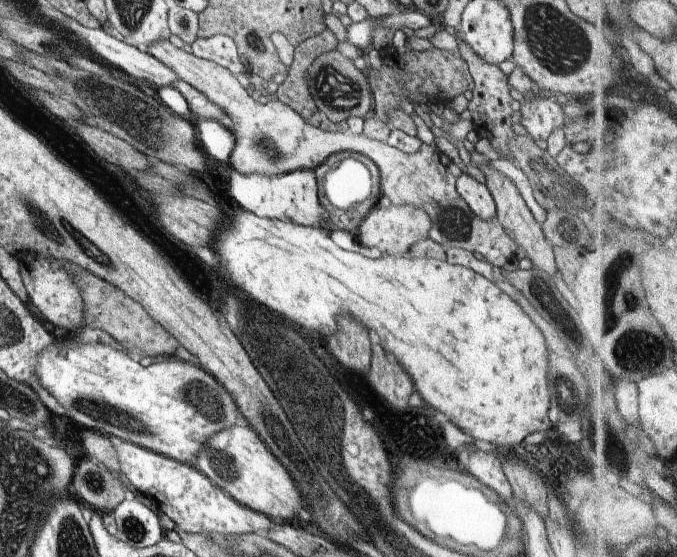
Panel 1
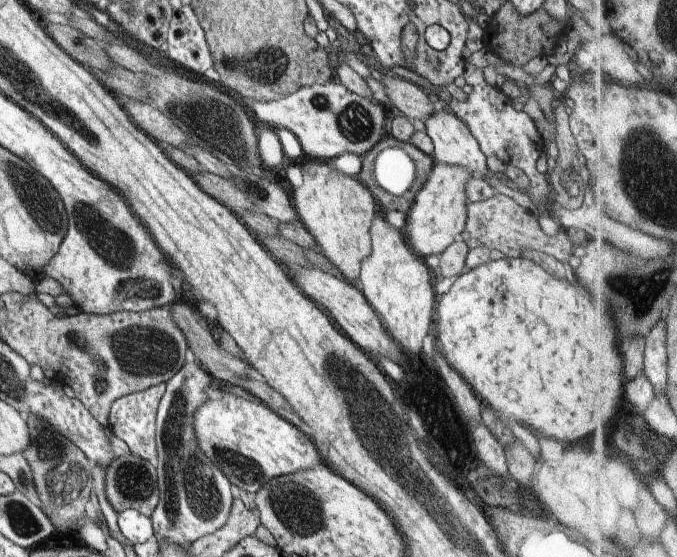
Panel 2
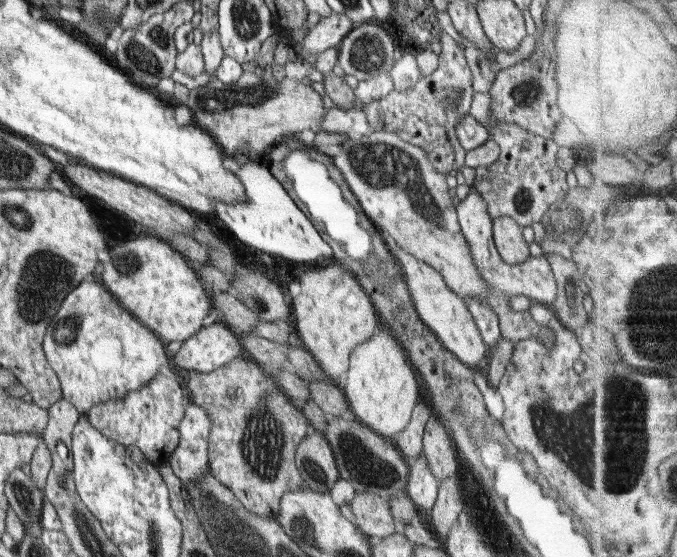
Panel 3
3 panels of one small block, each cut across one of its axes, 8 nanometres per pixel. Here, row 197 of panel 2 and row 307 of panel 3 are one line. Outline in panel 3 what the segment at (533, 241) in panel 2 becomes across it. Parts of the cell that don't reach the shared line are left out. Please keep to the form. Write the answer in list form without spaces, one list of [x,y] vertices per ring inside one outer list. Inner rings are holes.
[[[370,134],[362,135],[360,138],[350,136],[349,139],[342,142],[340,153],[334,154],[334,164],[342,172],[345,181],[350,190],[356,195],[366,216],[378,225],[384,232],[388,232],[396,241],[400,248],[404,248],[408,254],[412,254],[416,260],[422,260],[441,274],[444,283],[460,298],[469,298],[469,296],[481,296],[481,300],[487,300],[489,306],[498,316],[499,326],[501,327],[501,337],[512,343],[520,340],[535,338],[544,342],[543,338],[548,340],[549,335],[546,331],[542,332],[540,321],[537,320],[531,311],[514,312],[508,308],[509,295],[496,295],[487,290],[487,285],[479,276],[477,269],[473,266],[474,260],[470,256],[470,248],[462,236],[460,224],[457,216],[457,207],[452,202],[453,191],[446,184],[446,178],[436,172],[436,168],[430,164],[426,152],[420,146],[406,144],[402,138],[396,134]]]

